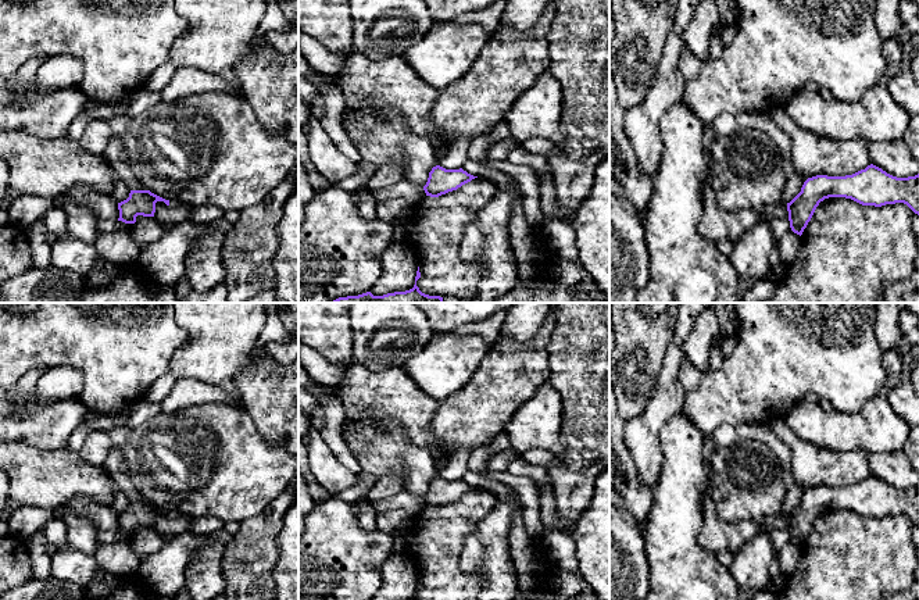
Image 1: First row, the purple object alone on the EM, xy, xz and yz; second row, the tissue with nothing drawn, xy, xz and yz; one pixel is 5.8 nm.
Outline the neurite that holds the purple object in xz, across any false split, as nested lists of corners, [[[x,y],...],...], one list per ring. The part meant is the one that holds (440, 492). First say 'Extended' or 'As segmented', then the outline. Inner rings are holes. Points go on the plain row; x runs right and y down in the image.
As segmented. [[[436,476],[429,483],[429,489],[426,496],[423,497],[423,501],[426,507],[439,508],[448,503],[457,501],[458,499],[471,493],[475,489],[478,488],[468,485],[462,479],[446,481],[440,476]]]

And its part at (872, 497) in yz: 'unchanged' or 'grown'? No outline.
unchanged

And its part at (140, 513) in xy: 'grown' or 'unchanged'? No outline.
unchanged

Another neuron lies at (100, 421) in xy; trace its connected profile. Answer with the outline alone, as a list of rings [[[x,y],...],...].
[[[86,410],[83,421],[92,425],[92,431],[108,432],[115,428],[125,428],[128,425],[130,410],[121,412],[99,412]]]

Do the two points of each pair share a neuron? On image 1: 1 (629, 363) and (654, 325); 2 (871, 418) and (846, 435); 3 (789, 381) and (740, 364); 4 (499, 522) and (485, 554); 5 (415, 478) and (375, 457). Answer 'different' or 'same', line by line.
1: same
2: same
3: same
4: same
5: same

